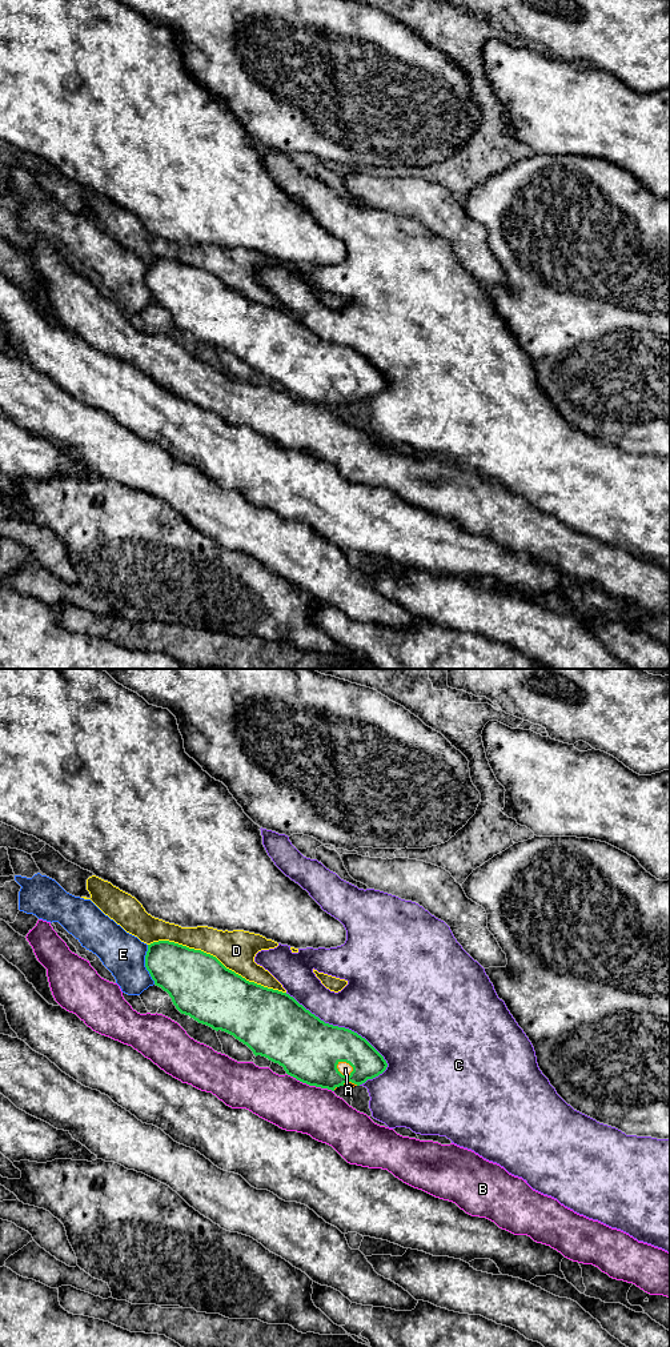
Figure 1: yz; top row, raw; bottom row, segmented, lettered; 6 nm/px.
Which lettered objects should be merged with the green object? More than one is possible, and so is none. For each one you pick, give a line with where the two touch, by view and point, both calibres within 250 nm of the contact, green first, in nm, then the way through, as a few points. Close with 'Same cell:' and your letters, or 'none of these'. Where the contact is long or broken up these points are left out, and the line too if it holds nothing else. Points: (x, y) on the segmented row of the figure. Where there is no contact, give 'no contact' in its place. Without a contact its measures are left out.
A: meets green in yz at (337, 1070); 380 nm thick on the green side, 80 nm on the other
Same cell: A

